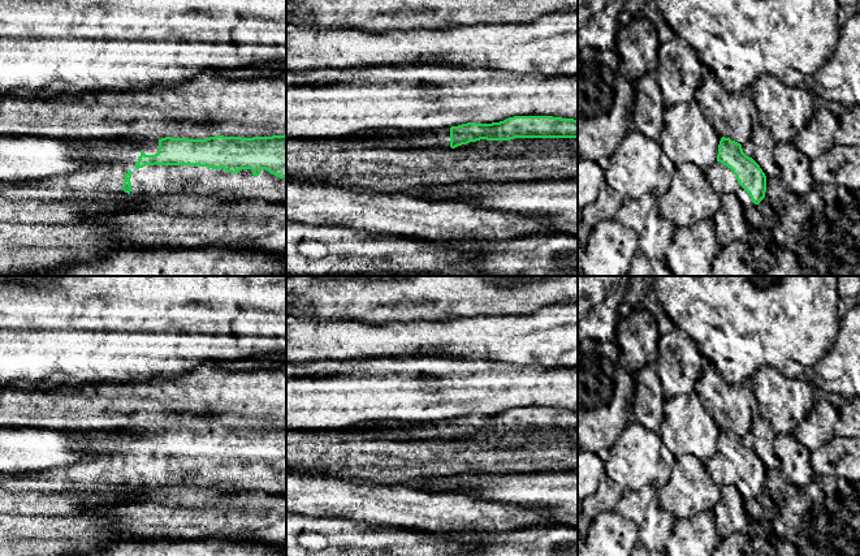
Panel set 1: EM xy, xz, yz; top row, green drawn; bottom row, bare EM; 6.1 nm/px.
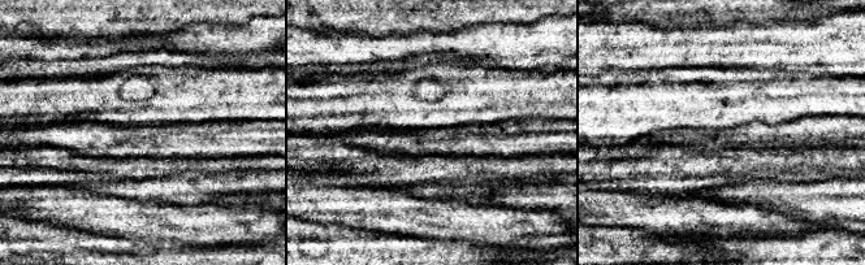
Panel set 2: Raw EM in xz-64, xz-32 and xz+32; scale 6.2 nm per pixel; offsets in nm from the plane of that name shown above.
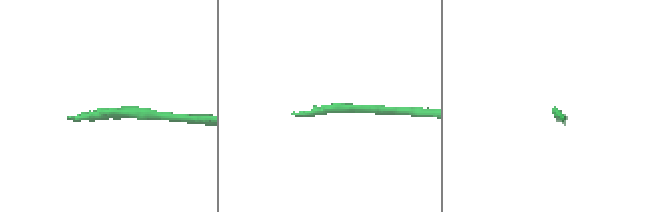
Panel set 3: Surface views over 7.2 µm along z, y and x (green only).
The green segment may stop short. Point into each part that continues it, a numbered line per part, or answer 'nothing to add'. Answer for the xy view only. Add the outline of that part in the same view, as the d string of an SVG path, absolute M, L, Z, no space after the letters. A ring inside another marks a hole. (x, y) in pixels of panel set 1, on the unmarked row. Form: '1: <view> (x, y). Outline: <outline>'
1: xy (111, 452). Outline: M83 432L73 438L72 447L92 454L88 462L78 462L72 466L60 466L39 471L23 471L17 474L0 473L0 487L9 491L94 491L105 486L128 486L122 482L125 466L131 462L131 488L194 486L199 488L217 490L225 493L255 492L286 493L286 469L280 470L265 461L255 469L251 461L241 461L238 465L226 464L224 460L212 461L199 457L146 457L137 461L141 444L155 447L159 444L159 432L131 438L118 432Z

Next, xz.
1: xz (445, 425). Outline: M450 419L442 421L442 422L435 422L436 426L441 427L441 441L449 441L450 439Z

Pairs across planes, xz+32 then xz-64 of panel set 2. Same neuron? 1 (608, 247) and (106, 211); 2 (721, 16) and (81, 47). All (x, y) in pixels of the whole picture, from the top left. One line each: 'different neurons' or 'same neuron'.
1: different neurons
2: different neurons

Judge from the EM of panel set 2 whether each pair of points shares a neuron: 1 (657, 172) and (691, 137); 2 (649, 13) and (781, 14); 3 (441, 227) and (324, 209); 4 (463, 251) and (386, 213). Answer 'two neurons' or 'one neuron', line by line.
1: two neurons
2: one neuron
3: one neuron
4: two neurons

